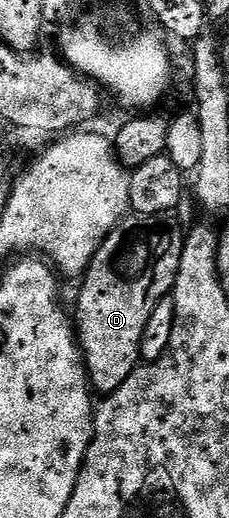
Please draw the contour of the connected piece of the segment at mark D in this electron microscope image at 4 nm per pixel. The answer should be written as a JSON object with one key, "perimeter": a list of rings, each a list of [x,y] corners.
{"perimeter":[[[131,212],[129,215],[119,221],[118,226],[104,239],[104,243],[100,243],[100,247],[96,251],[96,255],[92,259],[92,263],[86,268],[84,276],[81,278],[82,290],[78,293],[78,310],[73,310],[72,317],[76,322],[76,336],[78,338],[78,347],[82,351],[82,359],[86,362],[86,375],[90,378],[90,387],[95,394],[105,395],[114,393],[120,387],[120,383],[124,383],[124,379],[128,379],[128,375],[132,375],[132,371],[137,369],[142,356],[140,355],[140,339],[144,336],[144,326],[148,323],[148,318],[152,316],[152,311],[156,311],[156,303],[160,303],[160,299],[171,296],[174,284],[176,283],[176,275],[180,271],[180,259],[184,251],[184,229],[178,226],[177,216],[163,215],[140,215]]]}

